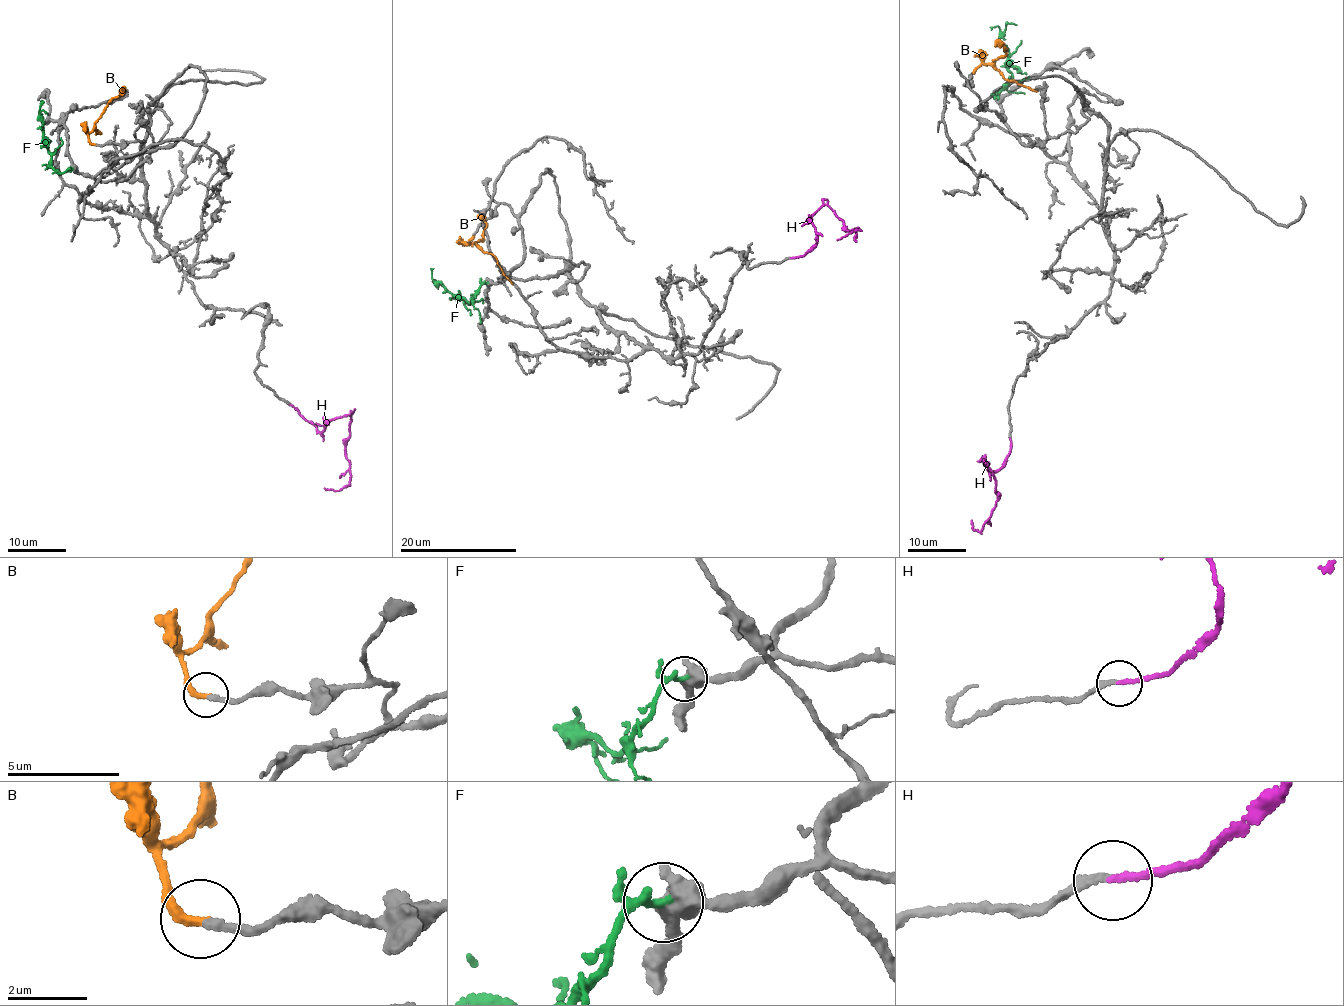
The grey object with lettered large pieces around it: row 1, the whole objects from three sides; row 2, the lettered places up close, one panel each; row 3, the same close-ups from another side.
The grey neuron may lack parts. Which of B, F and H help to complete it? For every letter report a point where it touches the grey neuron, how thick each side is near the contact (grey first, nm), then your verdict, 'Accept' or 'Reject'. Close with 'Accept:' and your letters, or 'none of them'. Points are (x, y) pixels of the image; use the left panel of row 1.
B: Touches grey at (94, 144). Thickness 200 nm (grey) against 280 nm. Accept
F: Touches grey at (72, 168). Thickness 500 nm (grey) against 220 nm. Reject
H: Touches grey at (290, 405). Thickness 200 nm (grey) against 170 nm. Accept
Accept: B, H

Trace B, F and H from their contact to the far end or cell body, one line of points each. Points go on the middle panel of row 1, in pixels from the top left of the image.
B: (472, 236), (470, 244), (482, 240), (486, 223), (477, 215)
F: (487, 283), (481, 284), (468, 302), (449, 293), (439, 281), (436, 285), (434, 282), (437, 288)
H: (791, 258), (816, 245), (811, 221), (825, 205), (848, 231), (860, 229), (837, 240)

